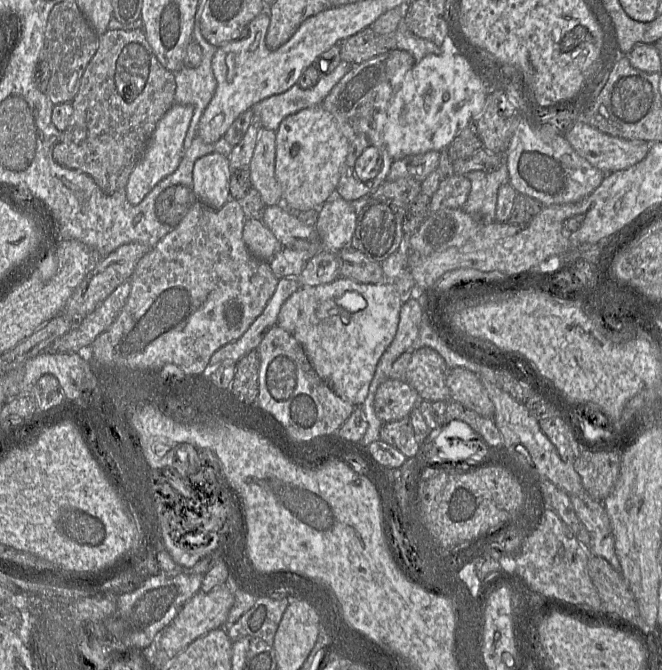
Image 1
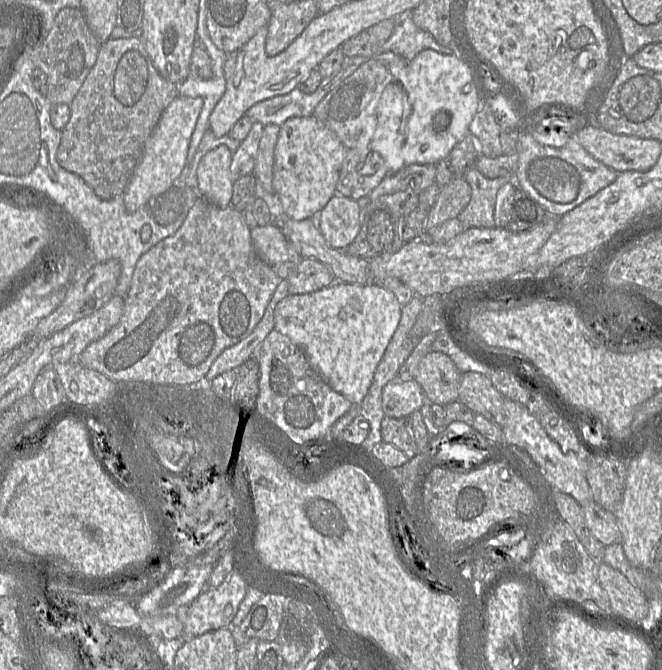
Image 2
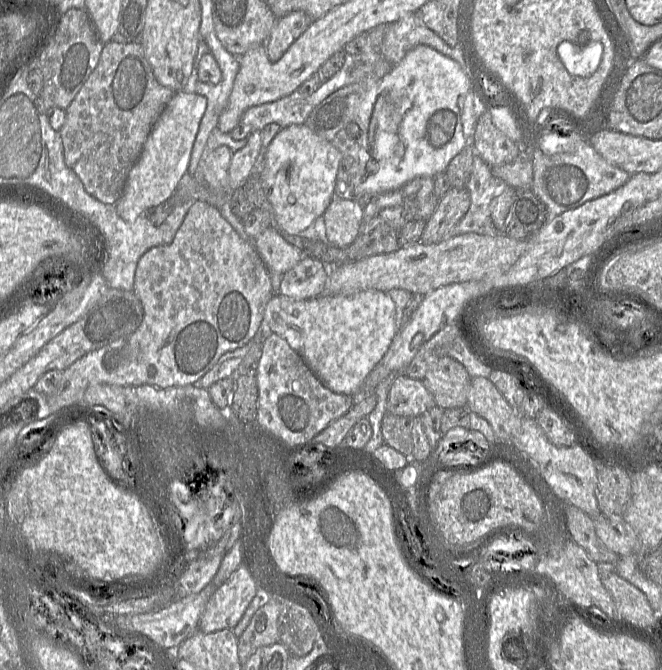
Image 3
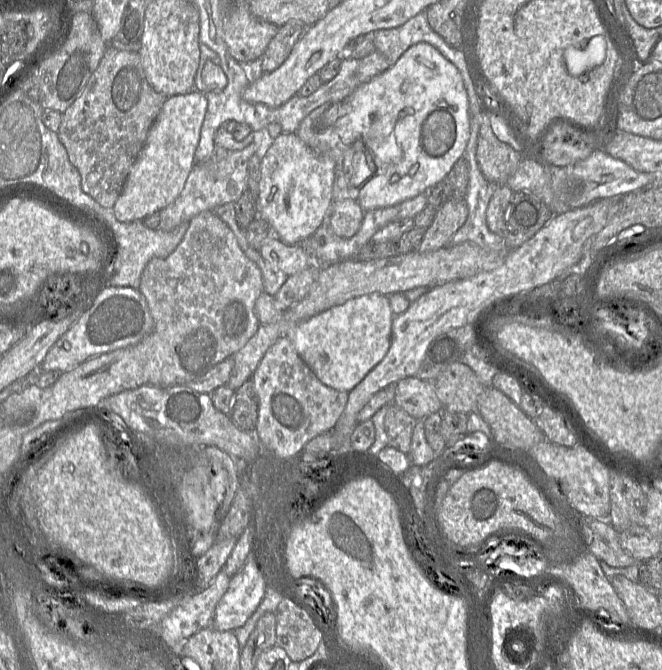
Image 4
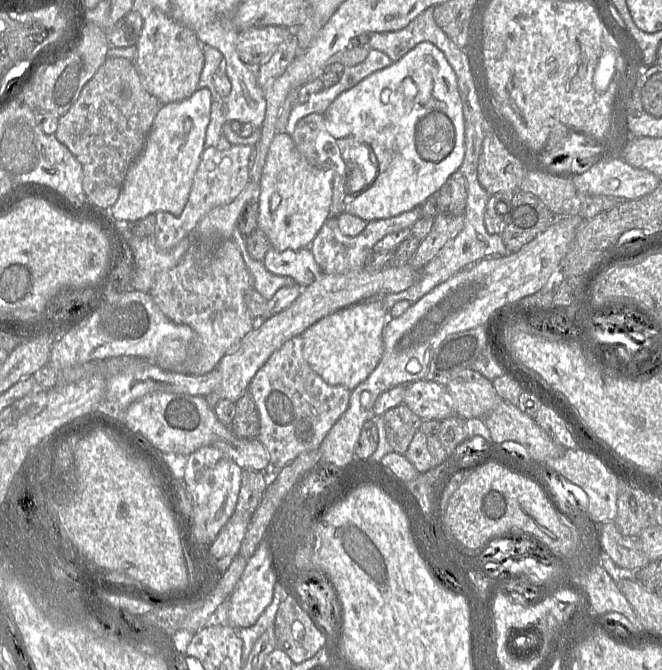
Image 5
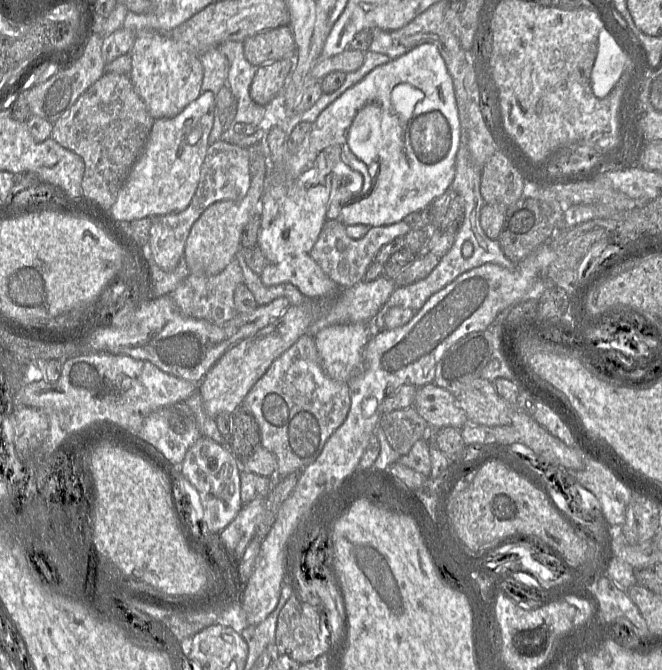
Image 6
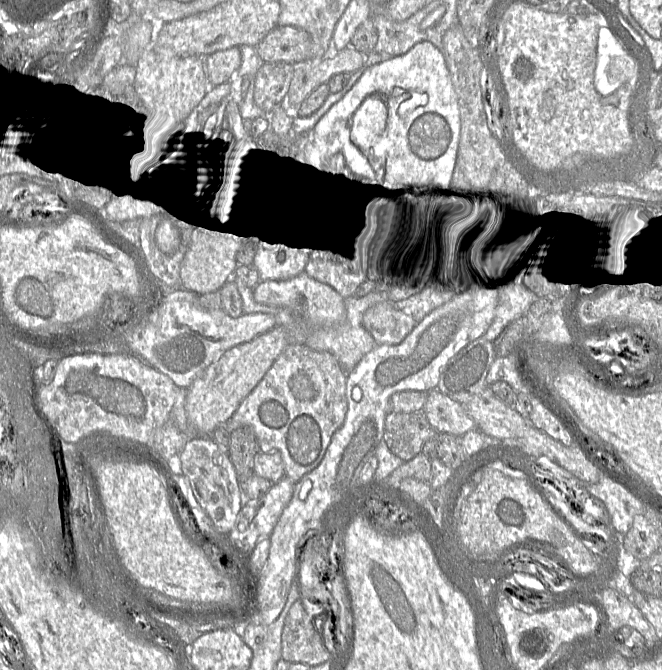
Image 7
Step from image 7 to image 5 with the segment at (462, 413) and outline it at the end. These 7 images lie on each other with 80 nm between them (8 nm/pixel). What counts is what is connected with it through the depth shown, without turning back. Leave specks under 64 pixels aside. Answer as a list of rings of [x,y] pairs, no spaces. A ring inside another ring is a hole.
[[[420,380],[407,385],[403,404],[422,420],[442,421],[455,415],[445,386],[434,381]]]

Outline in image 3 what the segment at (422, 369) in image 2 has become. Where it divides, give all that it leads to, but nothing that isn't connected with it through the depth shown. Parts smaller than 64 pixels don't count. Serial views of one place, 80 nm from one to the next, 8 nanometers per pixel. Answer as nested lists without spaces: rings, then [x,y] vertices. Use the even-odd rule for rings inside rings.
[[[444,356],[429,368],[422,383],[444,410],[467,405],[470,379],[461,363]]]

